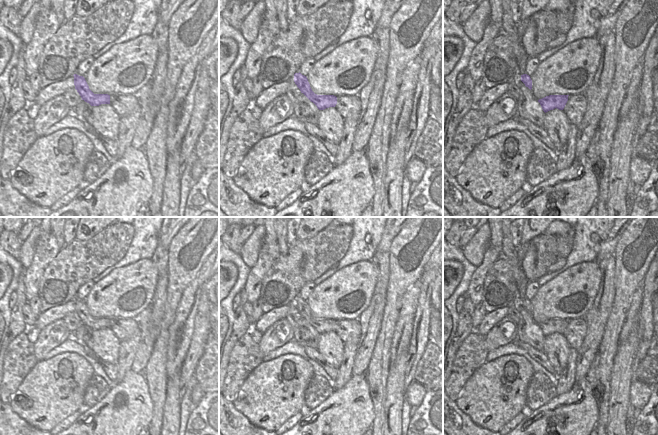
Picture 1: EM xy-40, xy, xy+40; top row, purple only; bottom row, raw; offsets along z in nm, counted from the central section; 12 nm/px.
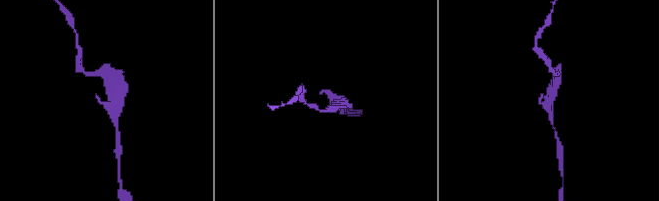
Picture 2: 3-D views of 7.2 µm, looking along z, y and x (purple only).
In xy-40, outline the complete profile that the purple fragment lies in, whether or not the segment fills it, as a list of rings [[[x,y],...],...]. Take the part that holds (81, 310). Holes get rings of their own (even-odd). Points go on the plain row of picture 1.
[[[74,298],[75,313],[81,320],[82,324],[89,327],[91,330],[99,330],[101,328],[110,328],[110,319],[94,318],[83,300]]]

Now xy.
[[[300,296],[294,298],[294,306],[300,313],[301,317],[303,317],[311,326],[313,326],[319,334],[336,330],[336,320],[315,318],[310,311],[307,301],[302,299]]]

